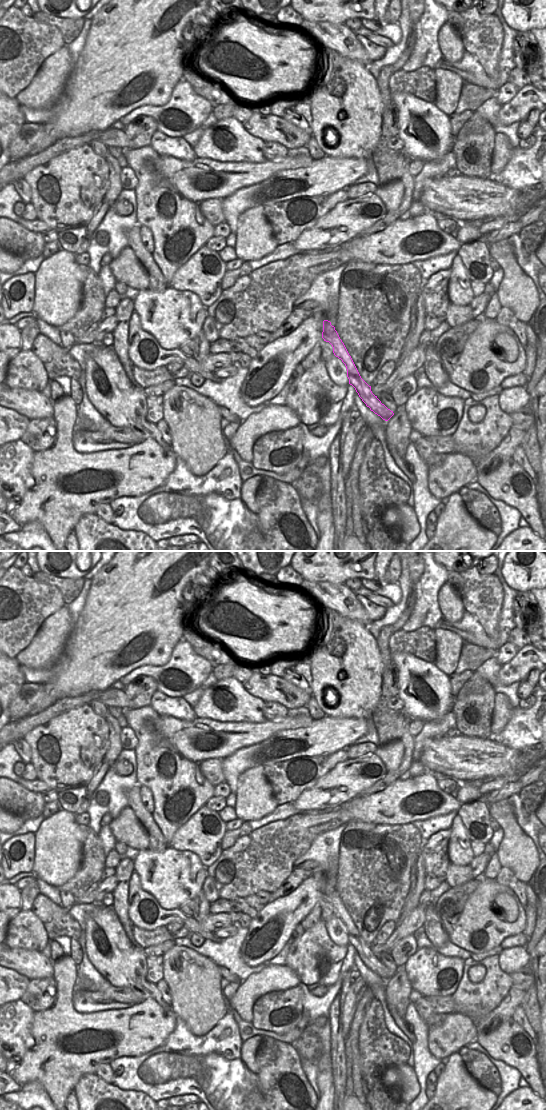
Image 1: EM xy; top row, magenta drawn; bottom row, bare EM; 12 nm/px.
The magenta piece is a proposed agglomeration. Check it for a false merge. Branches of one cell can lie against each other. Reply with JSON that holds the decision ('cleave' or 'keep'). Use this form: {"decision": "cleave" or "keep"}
{"decision": "keep"}

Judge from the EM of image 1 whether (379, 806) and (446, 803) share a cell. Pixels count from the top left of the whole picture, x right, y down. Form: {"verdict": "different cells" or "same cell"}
{"verdict": "same cell"}

